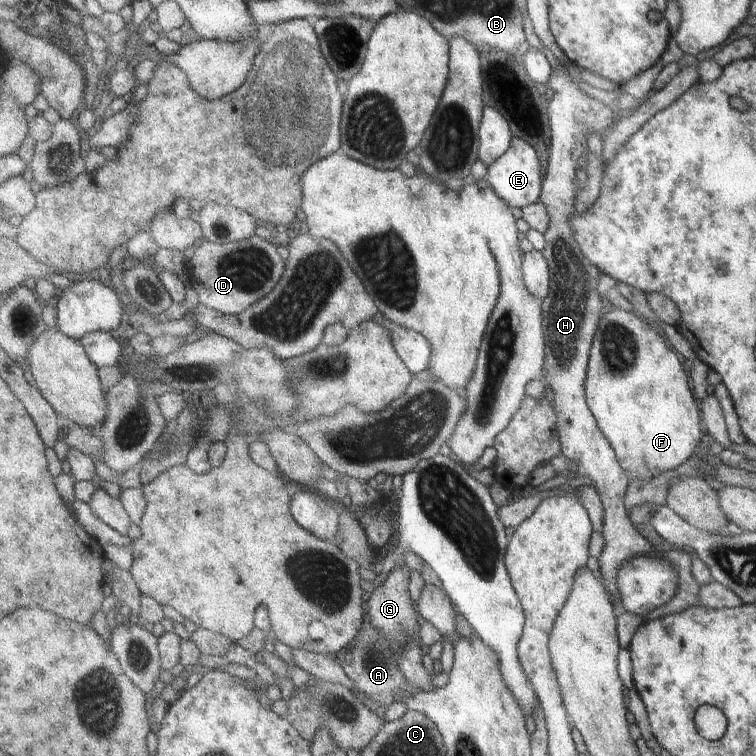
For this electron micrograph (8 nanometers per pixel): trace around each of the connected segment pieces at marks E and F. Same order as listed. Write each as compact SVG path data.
M517 136L512 140L509 150L487 168L485 179L510 207L517 206L522 209L539 203L542 199L544 178L541 164L539 164L539 156L531 144Z
M608 306L592 344L586 393L591 412L629 480L648 481L659 473L678 467L693 454L693 448L702 437L699 412L679 359L679 354L669 348L643 318L636 313Z

